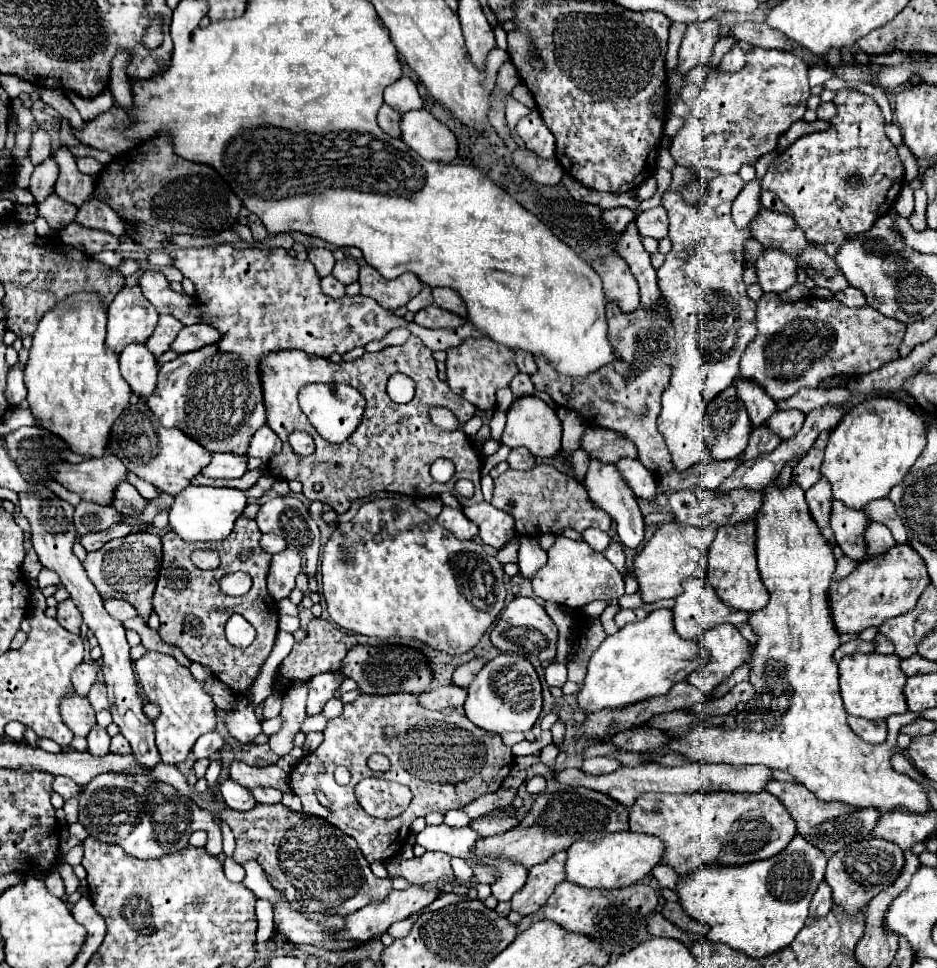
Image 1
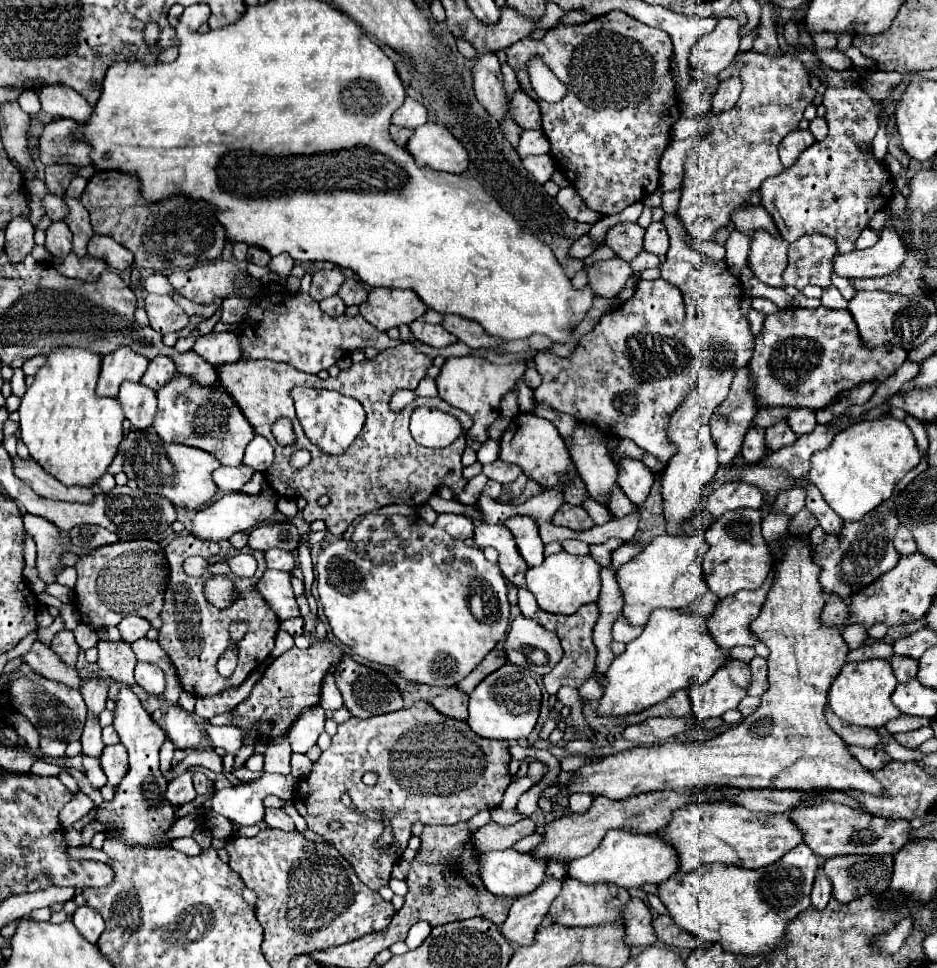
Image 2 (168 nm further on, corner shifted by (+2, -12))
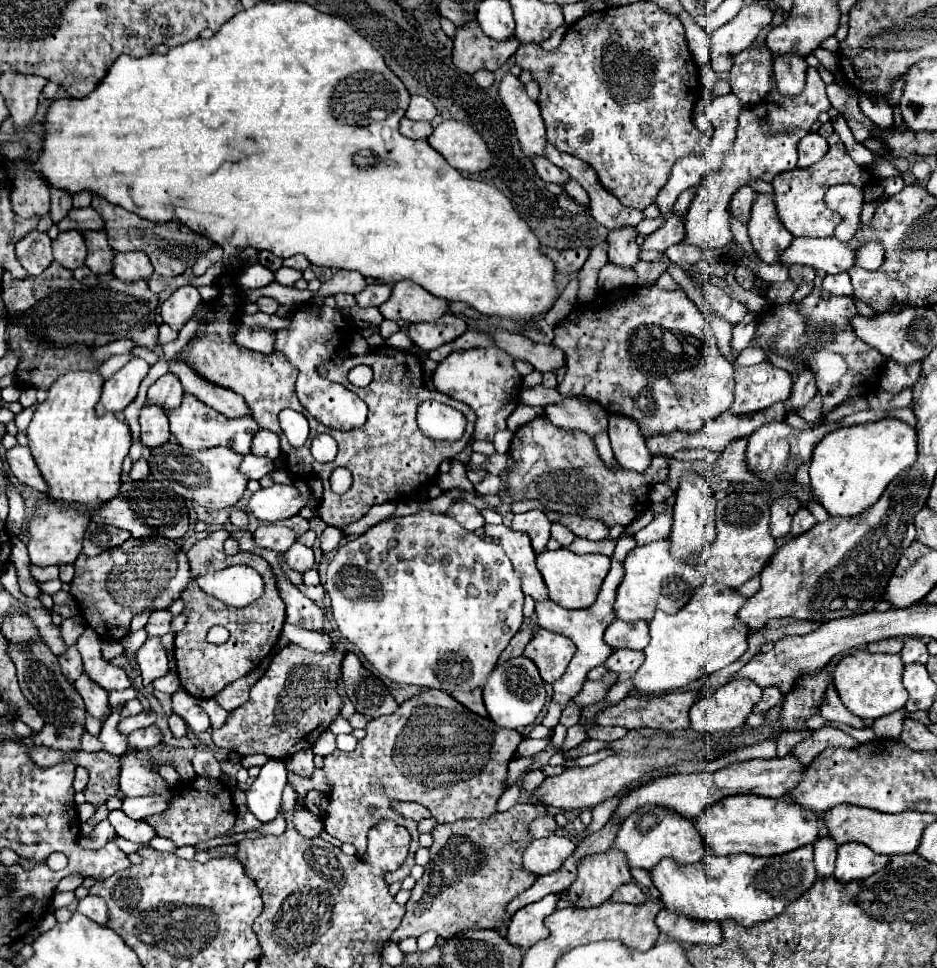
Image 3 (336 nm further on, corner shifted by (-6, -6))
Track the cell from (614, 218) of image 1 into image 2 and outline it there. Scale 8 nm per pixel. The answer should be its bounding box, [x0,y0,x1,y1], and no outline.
[568,236,596,260]

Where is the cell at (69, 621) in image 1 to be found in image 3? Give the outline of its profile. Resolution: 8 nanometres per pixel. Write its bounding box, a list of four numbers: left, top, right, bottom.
[58,644,84,680]

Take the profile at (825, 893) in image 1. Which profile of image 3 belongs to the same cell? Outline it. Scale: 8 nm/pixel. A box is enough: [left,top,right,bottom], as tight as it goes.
[814,838,836,878]

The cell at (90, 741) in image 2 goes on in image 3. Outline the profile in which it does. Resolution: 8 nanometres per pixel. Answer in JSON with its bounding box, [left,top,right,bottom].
[76,674,110,722]

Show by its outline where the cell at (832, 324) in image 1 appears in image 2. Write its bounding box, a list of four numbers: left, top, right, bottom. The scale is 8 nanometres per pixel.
[748,306,906,410]

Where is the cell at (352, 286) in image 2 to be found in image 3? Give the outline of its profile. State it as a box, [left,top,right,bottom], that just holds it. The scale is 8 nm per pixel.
[354,284,390,308]

